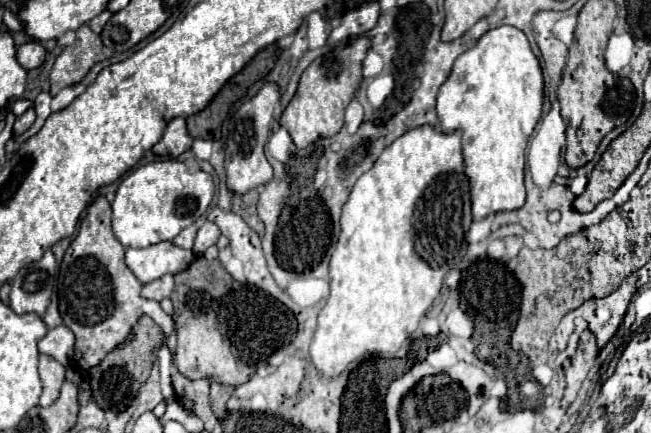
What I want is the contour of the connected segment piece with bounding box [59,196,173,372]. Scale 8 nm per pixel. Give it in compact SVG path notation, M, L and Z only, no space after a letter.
M99 196L89 208L85 218L79 224L79 232L71 246L65 252L61 270L59 270L59 314L63 318L63 324L75 334L75 354L71 368L79 372L89 372L93 366L97 366L111 350L115 350L119 344L125 342L131 328L137 324L137 320L147 314L151 316L165 332L165 336L173 330L173 320L161 310L159 302L141 298L143 284L135 278L135 274L125 264L125 248L119 244L119 240L111 232L111 204L105 196Z

